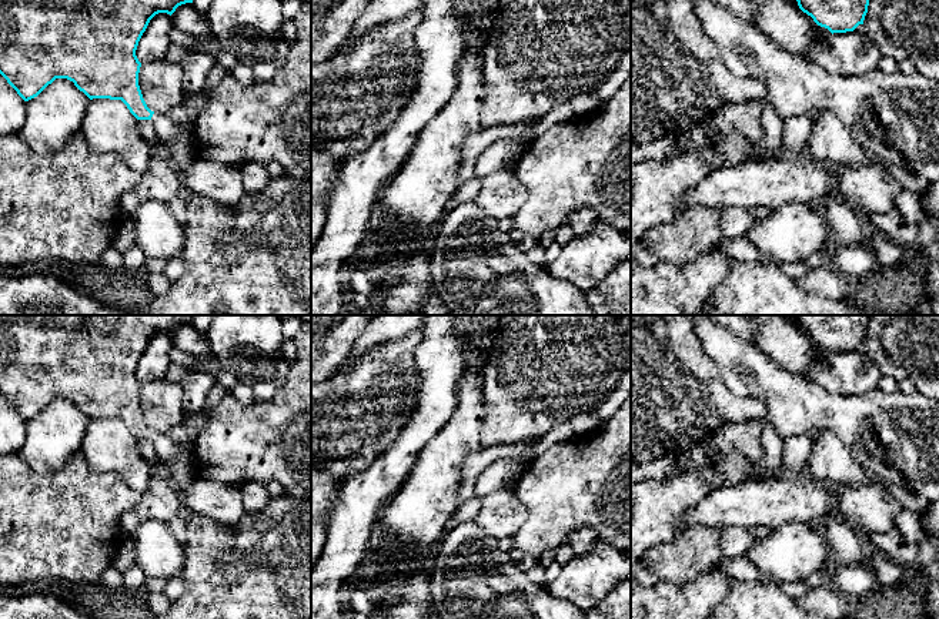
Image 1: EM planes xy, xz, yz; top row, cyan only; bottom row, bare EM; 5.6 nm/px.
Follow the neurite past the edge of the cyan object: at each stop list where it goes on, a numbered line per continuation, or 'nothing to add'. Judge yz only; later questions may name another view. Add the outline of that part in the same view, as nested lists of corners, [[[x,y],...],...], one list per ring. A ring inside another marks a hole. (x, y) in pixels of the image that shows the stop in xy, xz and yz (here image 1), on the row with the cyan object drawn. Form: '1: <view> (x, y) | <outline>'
nothing to add

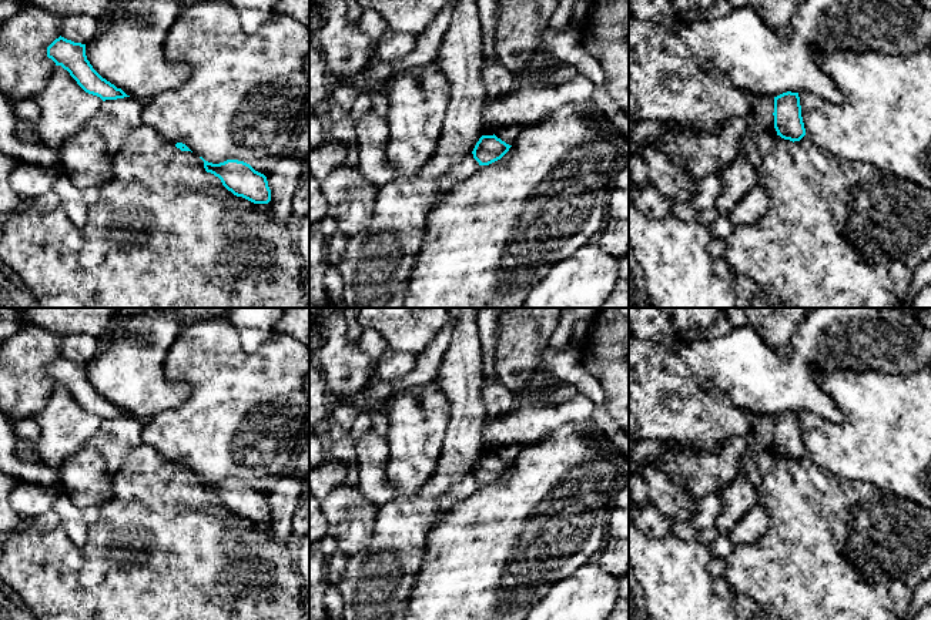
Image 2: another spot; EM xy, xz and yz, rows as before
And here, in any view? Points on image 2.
nothing to add

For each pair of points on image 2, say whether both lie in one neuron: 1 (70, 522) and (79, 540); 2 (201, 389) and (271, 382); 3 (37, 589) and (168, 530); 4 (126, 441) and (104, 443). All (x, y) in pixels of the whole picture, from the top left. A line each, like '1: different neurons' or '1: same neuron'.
1: same neuron
2: same neuron
3: same neuron
4: same neuron

